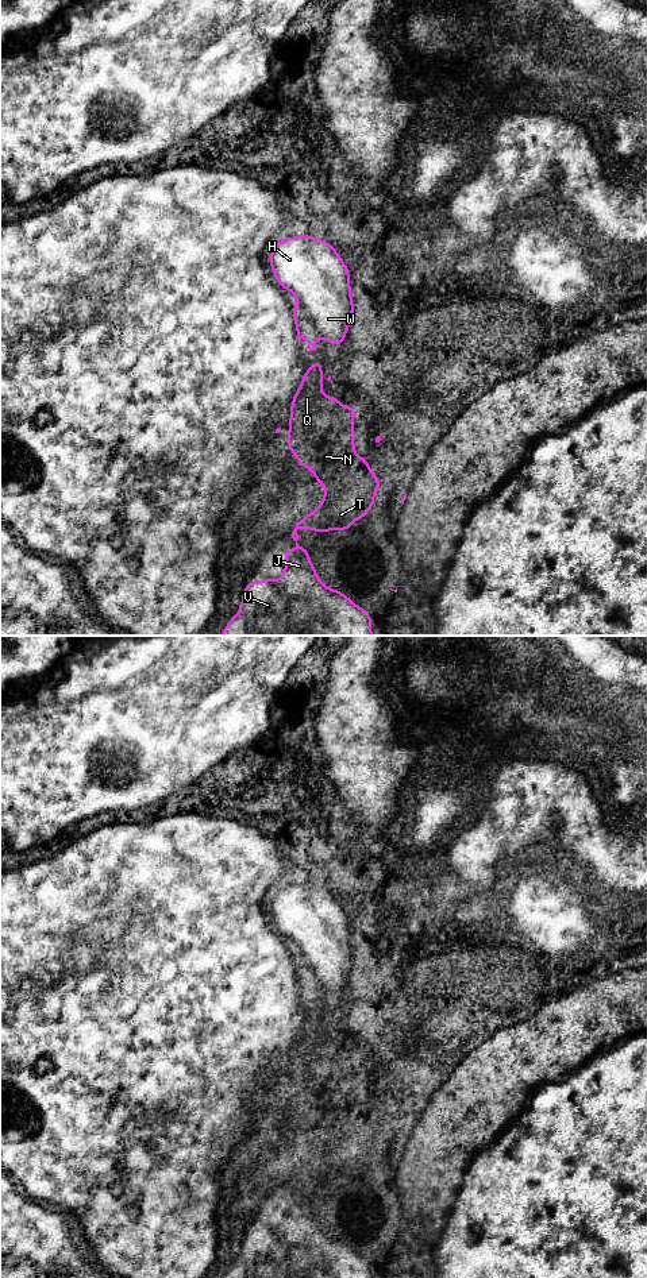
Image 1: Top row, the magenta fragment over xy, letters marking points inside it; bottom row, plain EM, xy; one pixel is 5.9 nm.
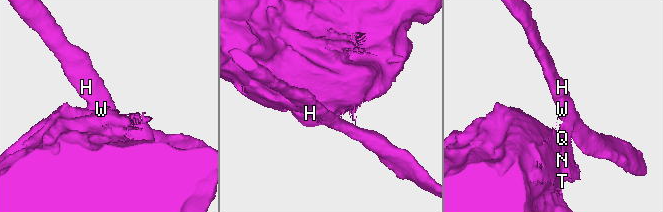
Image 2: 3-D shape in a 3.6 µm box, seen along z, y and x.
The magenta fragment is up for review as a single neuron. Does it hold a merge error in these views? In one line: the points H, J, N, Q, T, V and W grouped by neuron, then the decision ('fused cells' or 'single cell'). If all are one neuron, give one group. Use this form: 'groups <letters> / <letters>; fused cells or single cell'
groups H W / J N Q T V; fused cells

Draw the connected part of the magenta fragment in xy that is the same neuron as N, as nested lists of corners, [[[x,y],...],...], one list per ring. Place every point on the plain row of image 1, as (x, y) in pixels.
[[[315,1008],[307,1016],[301,1034],[290,1053],[290,1077],[285,1084],[288,1097],[297,1104],[301,1115],[308,1115],[316,1124],[317,1132],[327,1135],[321,1152],[304,1163],[292,1179],[296,1189],[293,1198],[284,1200],[285,1220],[277,1229],[273,1223],[266,1229],[247,1229],[238,1263],[232,1265],[224,1278],[371,1278],[369,1258],[361,1256],[335,1235],[326,1236],[319,1227],[309,1206],[308,1197],[299,1193],[299,1177],[309,1175],[312,1179],[331,1179],[334,1177],[350,1178],[355,1167],[362,1167],[376,1151],[374,1143],[382,1131],[371,1120],[367,1105],[355,1103],[351,1069],[357,1063],[355,1054],[343,1054],[334,1045],[324,1045],[321,1035],[323,1011]]]

